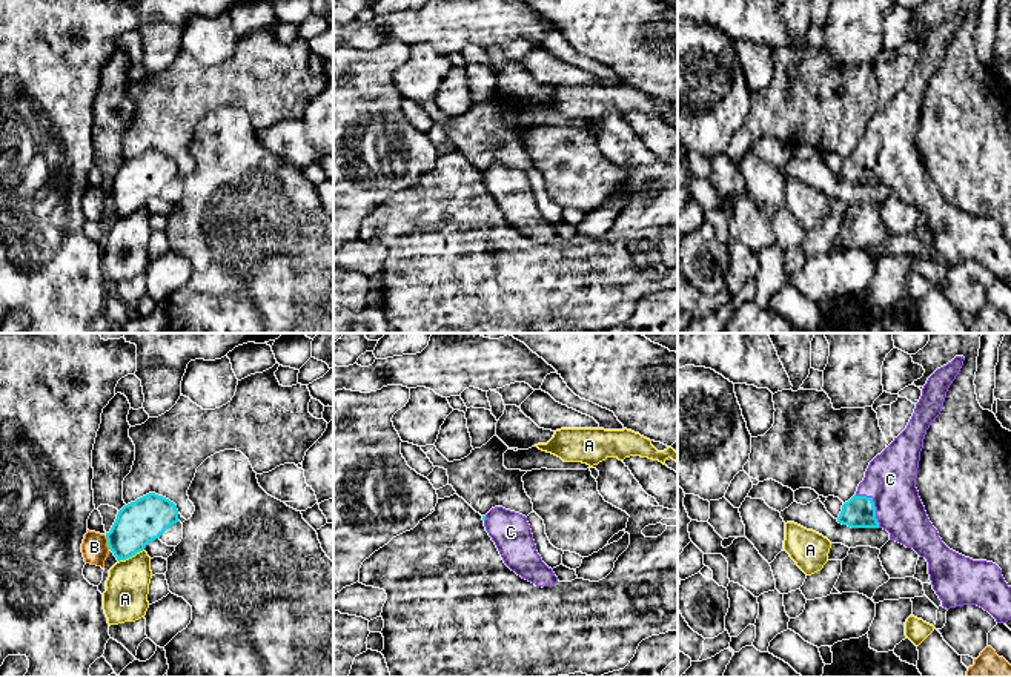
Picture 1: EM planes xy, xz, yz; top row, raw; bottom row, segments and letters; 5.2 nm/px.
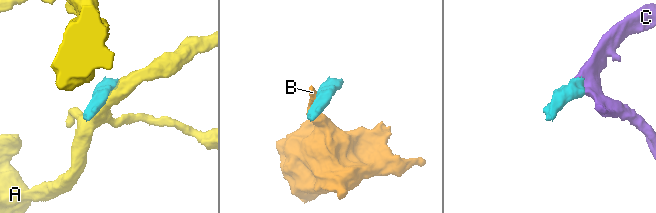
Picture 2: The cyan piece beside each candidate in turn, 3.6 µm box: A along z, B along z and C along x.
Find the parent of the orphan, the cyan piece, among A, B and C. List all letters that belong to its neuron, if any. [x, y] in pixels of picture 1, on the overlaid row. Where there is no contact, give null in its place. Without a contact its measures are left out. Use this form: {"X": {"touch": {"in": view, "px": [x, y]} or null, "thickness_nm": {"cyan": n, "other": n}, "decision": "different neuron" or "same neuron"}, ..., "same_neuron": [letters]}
{"A": {"touch": {"in": "xy", "px": [131, 556]}, "thickness_nm": {"cyan": 240, "other": 220}, "decision": "different neuron"}, "B": {"touch": {"in": "xy", "px": [108, 542]}, "thickness_nm": {"cyan": 240, "other": 140}, "decision": "different neuron"}, "C": {"touch": {"in": "yz", "px": [873, 505]}, "thickness_nm": {"cyan": 170, "other": 280}, "decision": "same neuron"}, "same_neuron": ["C"]}

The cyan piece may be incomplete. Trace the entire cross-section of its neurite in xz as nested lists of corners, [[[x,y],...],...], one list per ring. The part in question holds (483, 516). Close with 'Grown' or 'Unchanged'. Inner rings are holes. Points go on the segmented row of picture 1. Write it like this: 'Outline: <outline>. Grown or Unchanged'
Outline: [[[495,507],[482,516],[482,520],[504,563],[512,571],[542,588],[553,586],[558,582],[553,570],[542,562],[536,551],[525,516]]]. Grown

